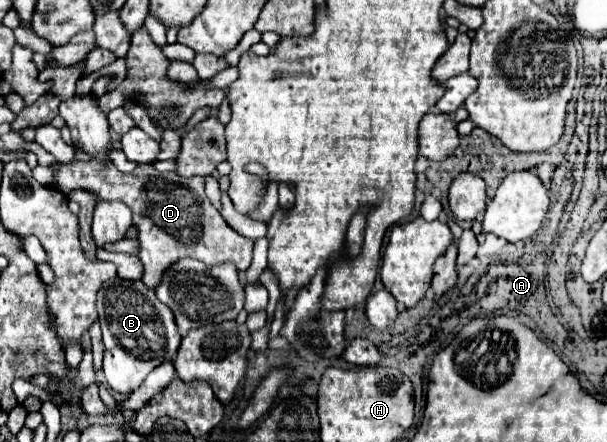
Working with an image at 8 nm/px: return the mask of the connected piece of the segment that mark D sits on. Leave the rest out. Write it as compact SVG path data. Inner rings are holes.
M75 147L75 163L59 165L55 187L65 195L75 189L91 189L103 199L119 199L131 207L133 227L141 245L139 259L145 269L141 281L151 289L157 287L165 269L181 257L195 257L207 265L231 261L239 271L251 265L253 241L233 231L209 203L203 177L183 179L177 173L161 173L151 165L139 165L133 173L121 173L113 161L99 163L99 159L89 159L89 155Z

